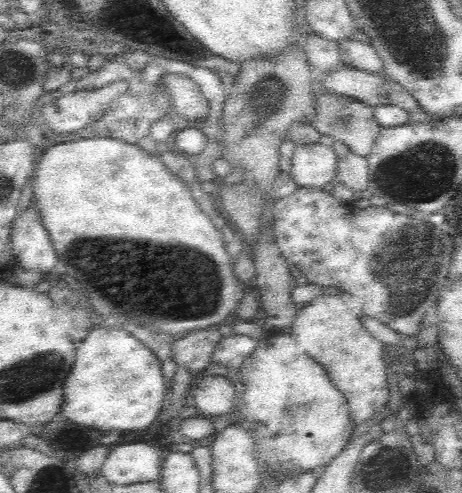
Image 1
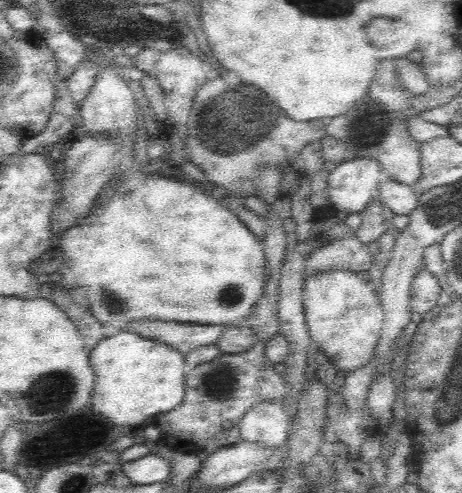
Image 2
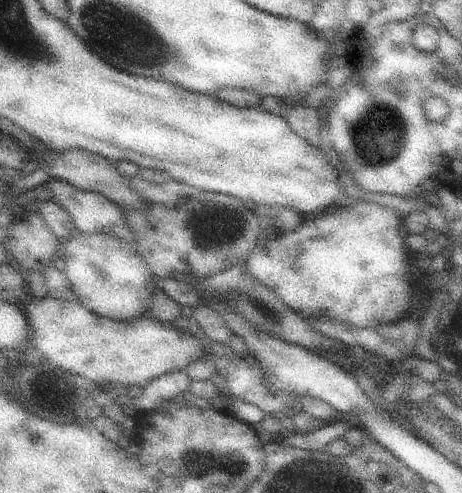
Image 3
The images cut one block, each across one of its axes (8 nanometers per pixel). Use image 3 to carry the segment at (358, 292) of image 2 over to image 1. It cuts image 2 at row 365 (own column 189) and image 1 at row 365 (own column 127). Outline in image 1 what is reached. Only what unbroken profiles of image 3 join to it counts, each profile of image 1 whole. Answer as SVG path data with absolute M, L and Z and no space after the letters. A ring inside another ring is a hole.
M324 292L322 296L310 300L304 304L296 320L292 324L292 332L288 336L294 336L296 350L308 354L312 360L324 366L324 372L332 380L332 384L344 394L350 416L356 424L372 422L376 424L376 416L380 408L390 398L390 376L388 376L388 364L384 362L384 344L376 340L360 322L360 316L354 316L346 302L342 300L340 292Z

